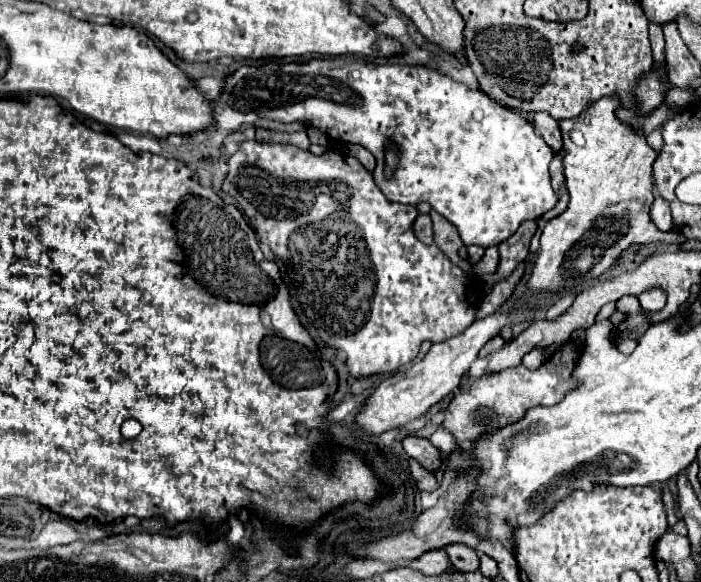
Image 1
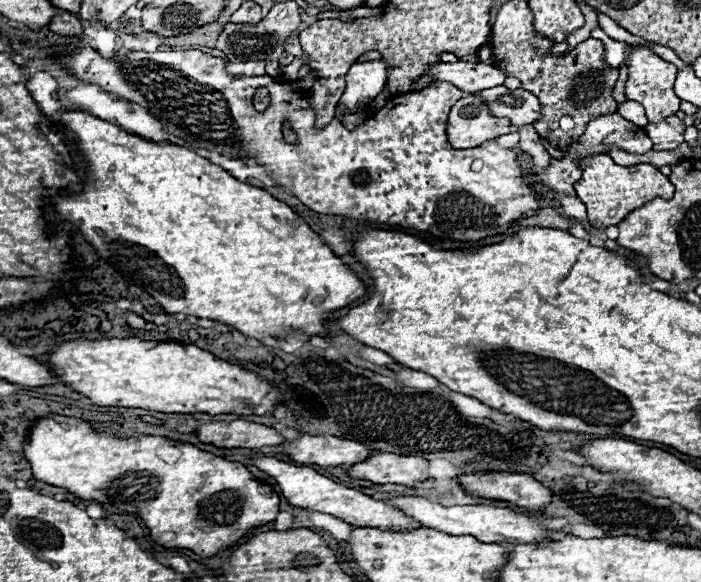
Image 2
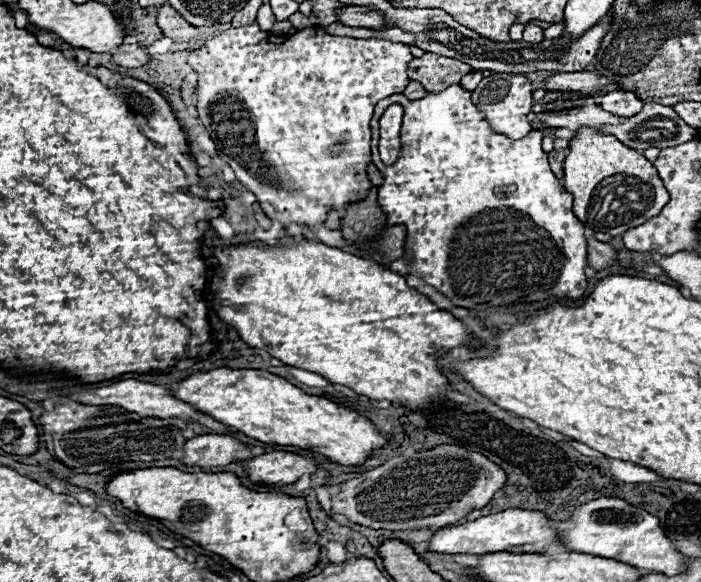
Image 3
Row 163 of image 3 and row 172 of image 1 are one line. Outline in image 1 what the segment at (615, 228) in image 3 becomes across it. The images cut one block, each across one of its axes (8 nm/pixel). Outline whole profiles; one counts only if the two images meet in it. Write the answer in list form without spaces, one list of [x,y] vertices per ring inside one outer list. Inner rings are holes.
[[[600,98],[594,102],[588,112],[572,120],[560,120],[560,132],[564,138],[564,176],[570,192],[568,208],[546,222],[540,236],[540,250],[532,264],[532,274],[526,282],[526,288],[532,294],[560,294],[560,290],[578,290],[582,282],[592,282],[596,276],[602,276],[612,262],[626,250],[630,244],[646,242],[684,242],[684,236],[670,232],[660,232],[648,216],[650,204],[654,202],[652,194],[652,164],[656,152],[646,144],[642,134],[630,132],[626,124],[618,122],[614,110],[620,108],[616,98]]]

